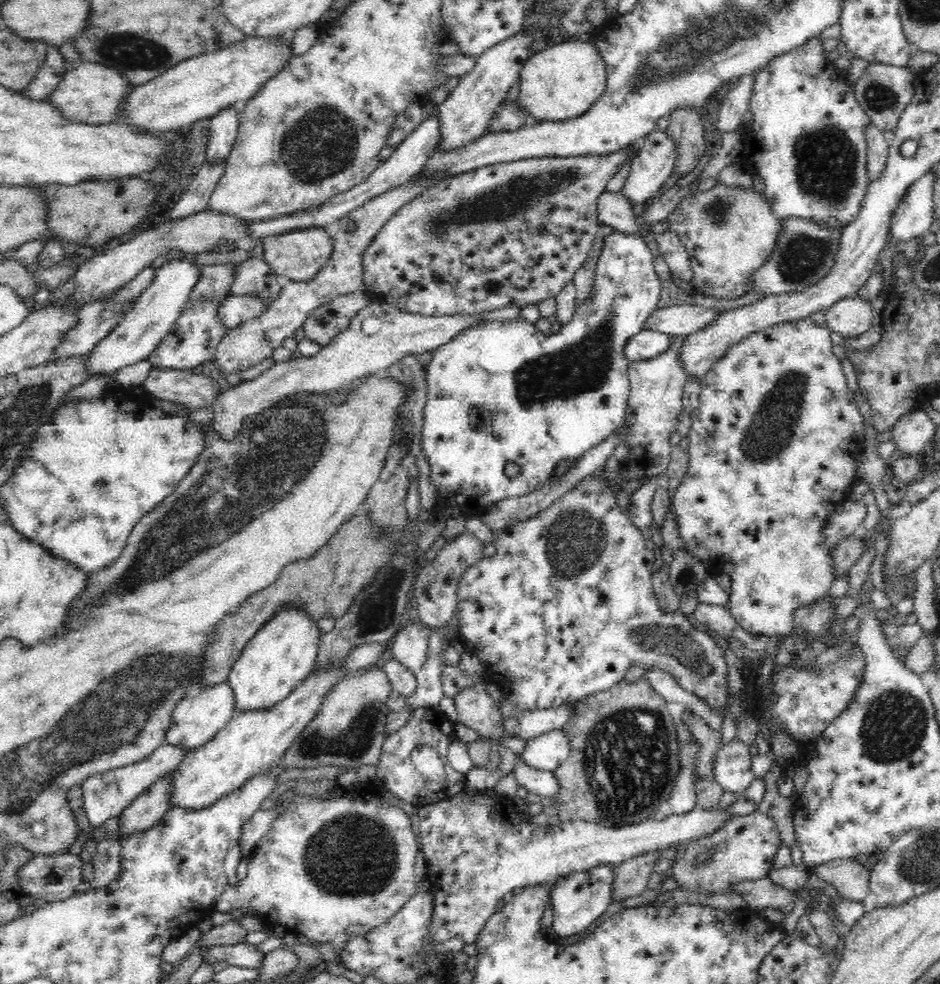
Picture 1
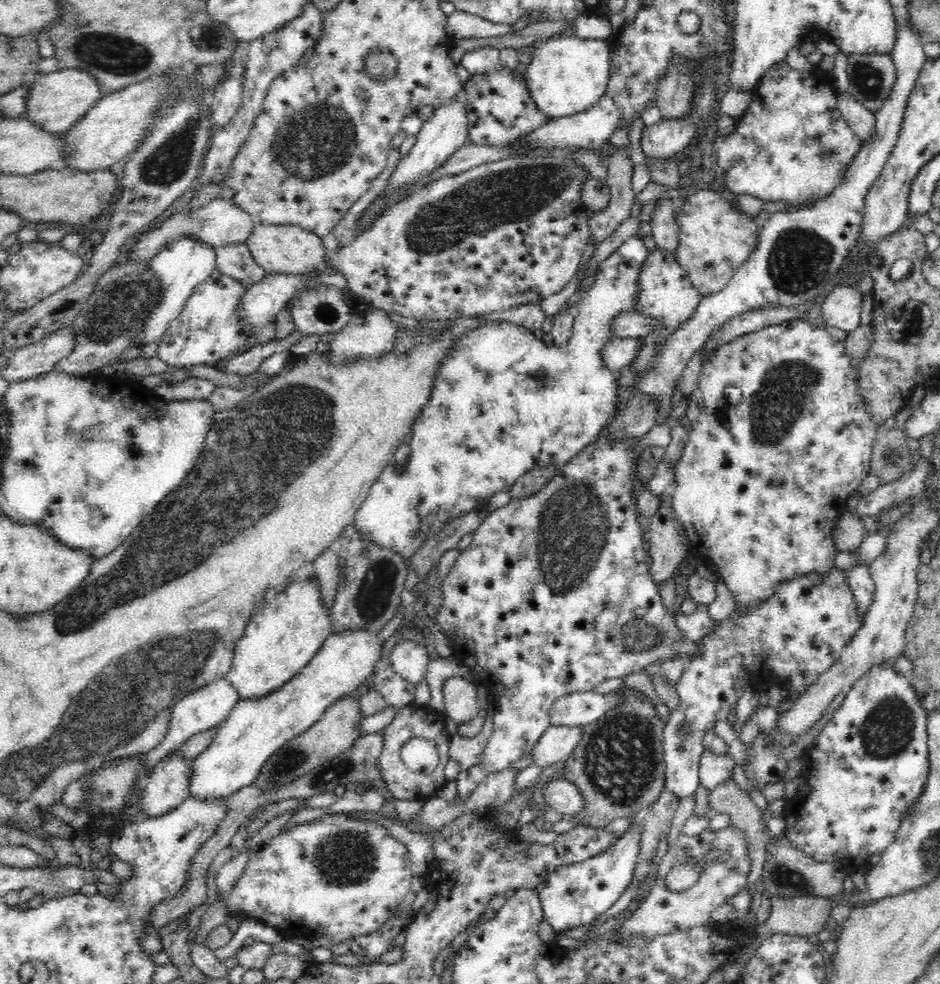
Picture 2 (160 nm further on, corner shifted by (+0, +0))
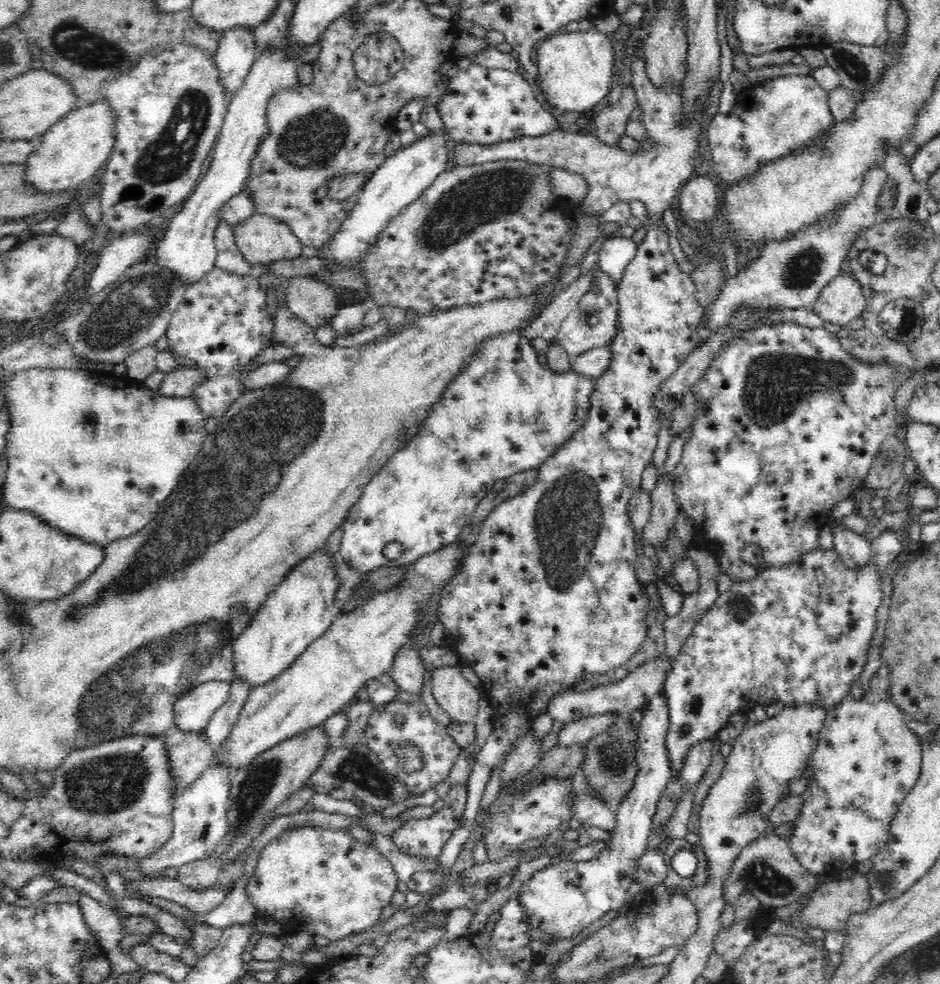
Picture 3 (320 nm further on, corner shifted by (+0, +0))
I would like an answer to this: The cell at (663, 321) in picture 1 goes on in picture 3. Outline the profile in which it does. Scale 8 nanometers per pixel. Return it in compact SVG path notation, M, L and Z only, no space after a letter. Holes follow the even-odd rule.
M602 269L596 271L593 282L588 294L584 294L584 298L580 300L578 308L570 312L568 318L562 322L559 332L553 338L553 342L557 342L571 359L589 349L609 346L609 342L618 332L620 305L618 305L617 284Z

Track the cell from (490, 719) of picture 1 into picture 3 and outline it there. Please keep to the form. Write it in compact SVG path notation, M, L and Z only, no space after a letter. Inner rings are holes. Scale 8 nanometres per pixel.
M441 666L431 672L431 692L451 722L474 722L478 712L478 690L460 672L460 667Z

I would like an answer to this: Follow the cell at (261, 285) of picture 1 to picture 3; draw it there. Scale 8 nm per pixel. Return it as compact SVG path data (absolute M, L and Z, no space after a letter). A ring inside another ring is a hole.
M219 219L215 228L214 242L217 250L216 267L238 276L252 274L252 264L243 257L234 242L233 228L228 221Z

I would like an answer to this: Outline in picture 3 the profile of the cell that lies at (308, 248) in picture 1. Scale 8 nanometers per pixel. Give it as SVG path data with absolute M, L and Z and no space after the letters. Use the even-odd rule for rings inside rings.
M254 213L233 228L234 242L252 265L300 257L303 244L286 223Z

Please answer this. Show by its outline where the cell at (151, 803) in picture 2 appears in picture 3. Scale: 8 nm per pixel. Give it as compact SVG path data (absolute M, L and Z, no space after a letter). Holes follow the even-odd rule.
M182 731L165 738L166 755L175 781L175 794L192 786L214 758L215 748L208 743L204 731Z

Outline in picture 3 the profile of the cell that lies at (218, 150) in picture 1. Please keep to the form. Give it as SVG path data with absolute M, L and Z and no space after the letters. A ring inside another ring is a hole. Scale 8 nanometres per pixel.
M236 27L221 31L218 50L213 59L228 102L242 88L256 57L256 39L250 29Z

